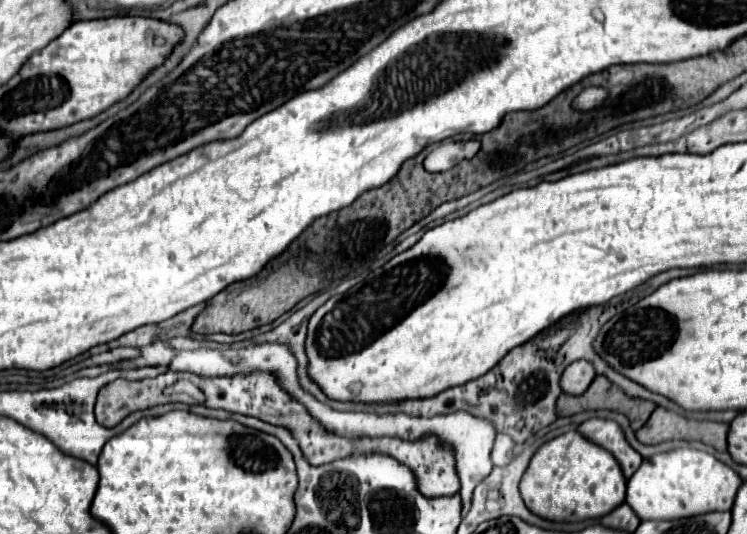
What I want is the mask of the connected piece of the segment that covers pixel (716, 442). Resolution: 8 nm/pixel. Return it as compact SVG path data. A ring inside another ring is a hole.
M656 407L646 425L636 431L636 439L644 445L684 439L684 441L702 441L714 447L716 451L726 451L726 435L728 423L684 419L682 415L660 407Z

